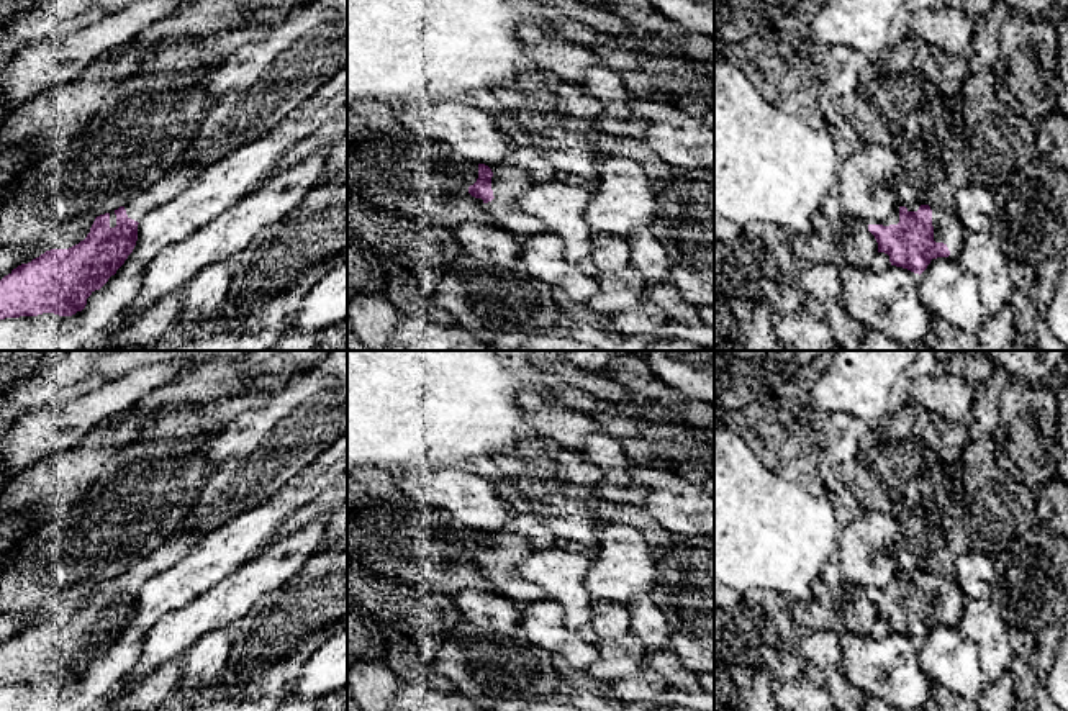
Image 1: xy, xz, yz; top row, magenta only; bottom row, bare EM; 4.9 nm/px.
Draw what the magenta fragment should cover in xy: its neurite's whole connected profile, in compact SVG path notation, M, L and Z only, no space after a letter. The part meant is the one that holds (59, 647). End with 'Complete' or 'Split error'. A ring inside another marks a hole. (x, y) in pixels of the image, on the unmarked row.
M175 531L124 573L97 583L90 600L79 611L69 616L46 618L31 629L13 636L0 647L0 686L38 683L43 680L72 683L77 678L82 678L87 672L87 665L95 657L100 657L133 619L138 608L139 588L152 577L182 560L195 542L193 532Z. Split error

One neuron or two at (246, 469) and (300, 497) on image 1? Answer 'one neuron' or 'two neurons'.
two neurons

